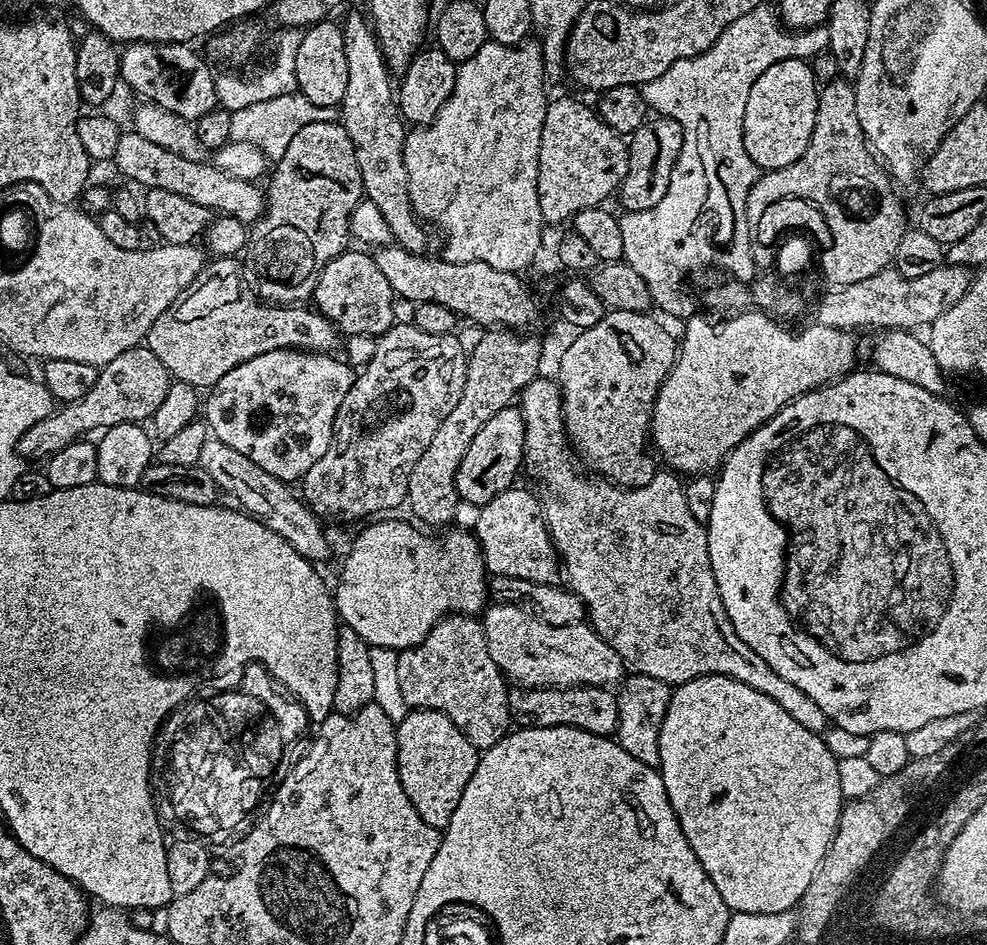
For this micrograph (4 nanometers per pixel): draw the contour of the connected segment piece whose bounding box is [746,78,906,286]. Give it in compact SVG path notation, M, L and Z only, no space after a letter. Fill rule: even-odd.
M837 78L834 82L825 84L819 89L816 98L814 134L810 134L810 142L802 154L802 158L798 158L798 162L794 162L785 168L774 168L757 175L756 185L752 187L750 194L746 198L746 218L748 222L755 222L756 216L760 216L760 208L764 208L764 204L768 204L768 200L776 200L776 196L808 196L808 200L816 200L816 204L820 204L820 208L824 208L824 216L828 216L828 224L832 224L832 236L836 236L836 244L832 244L832 252L828 252L828 256L824 256L824 273L822 273L822 276L825 281L829 280L829 285L843 286L860 282L864 278L870 278L871 275L878 274L879 271L888 268L892 264L894 250L898 250L898 242L902 242L902 234L906 231L904 208L900 205L900 200L896 197L895 190L897 191L892 177L888 175L887 167L877 159L872 149L868 147L868 140L864 137L864 131L858 122L858 106L856 105L856 90L853 81Z

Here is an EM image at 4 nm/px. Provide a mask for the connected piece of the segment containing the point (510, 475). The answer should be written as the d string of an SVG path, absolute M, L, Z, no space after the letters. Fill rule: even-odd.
M509 406L498 410L498 414L474 434L474 442L466 449L466 458L462 458L462 466L458 466L456 475L456 489L461 501L477 505L490 502L490 498L517 483L516 475L521 475L523 463L524 423L519 407Z

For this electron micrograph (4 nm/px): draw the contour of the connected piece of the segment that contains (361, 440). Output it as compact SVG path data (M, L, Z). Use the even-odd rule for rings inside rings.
M415 323L392 325L396 332L388 332L388 340L384 340L384 344L388 344L388 348L384 348L384 364L380 364L380 352L371 349L371 356L367 357L364 364L364 373L357 375L353 379L350 390L346 394L346 398L342 398L342 406L338 406L338 414L334 422L334 430L332 431L332 441L326 450L326 454L322 454L322 458L318 458L318 462L314 462L314 466L310 466L310 470L306 470L306 474L302 477L302 485L304 484L304 492L302 491L302 499L309 508L312 509L313 515L319 518L329 516L332 520L358 520L362 516L366 518L375 517L378 514L388 514L391 508L396 508L405 503L408 499L408 483L410 482L410 470L414 470L414 462L418 462L418 458L422 458L426 446L430 446L430 438L434 438L438 426L442 426L446 414L450 414L450 410L454 410L454 406L458 406L458 398L462 398L462 386L466 386L466 370L468 369L468 358L466 348L460 345L460 340L456 334L443 336L442 334L426 334L426 330L418 330ZM444 348L448 348L448 352L452 352L452 360L448 360L448 356L444 356Z

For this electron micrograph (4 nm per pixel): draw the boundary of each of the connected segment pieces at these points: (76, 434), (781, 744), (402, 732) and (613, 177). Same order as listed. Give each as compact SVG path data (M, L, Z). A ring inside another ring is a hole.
M137 346L118 354L106 362L96 373L96 381L86 394L74 402L57 407L47 416L26 430L16 443L16 453L25 461L40 460L62 450L62 446L74 443L77 438L87 437L88 432L113 428L119 424L140 424L151 421L153 414L162 406L166 390L174 383L166 366L146 346Z
M699 676L672 688L670 706L666 710L666 718L662 718L662 734L658 734L658 754L658 771L666 786L670 806L674 806L674 814L682 826L682 834L686 834L686 842L690 842L694 854L698 854L698 862L702 862L702 870L706 870L710 882L714 882L718 894L722 894L722 902L726 902L732 912L746 914L793 911L806 894L806 886L810 886L810 878L814 878L814 870L818 870L834 838L840 810L846 800L839 789L837 758L830 754L823 735L806 730L806 726L794 722L794 718L790 718L790 714L786 714L786 710L774 702L774 698L758 694L758 690L754 690L754 686L746 686L746 682L738 682L729 676Z
M425 708L409 710L396 724L396 737L398 738L398 778L402 778L402 790L406 790L406 798L414 802L414 810L418 810L418 814L422 814L422 818L430 822L430 826L441 830L447 828L454 809L462 799L462 790L466 790L466 782L470 782L476 769L477 748L469 742L466 734L462 734L462 730L458 730L458 726L454 726L454 722L450 722L450 718L446 718L446 714Z
M570 97L553 99L546 110L546 122L542 126L542 146L538 154L538 206L542 210L545 225L571 221L582 210L605 203L608 195L615 193L626 178L628 146L625 137L602 122L595 107L575 104Z

